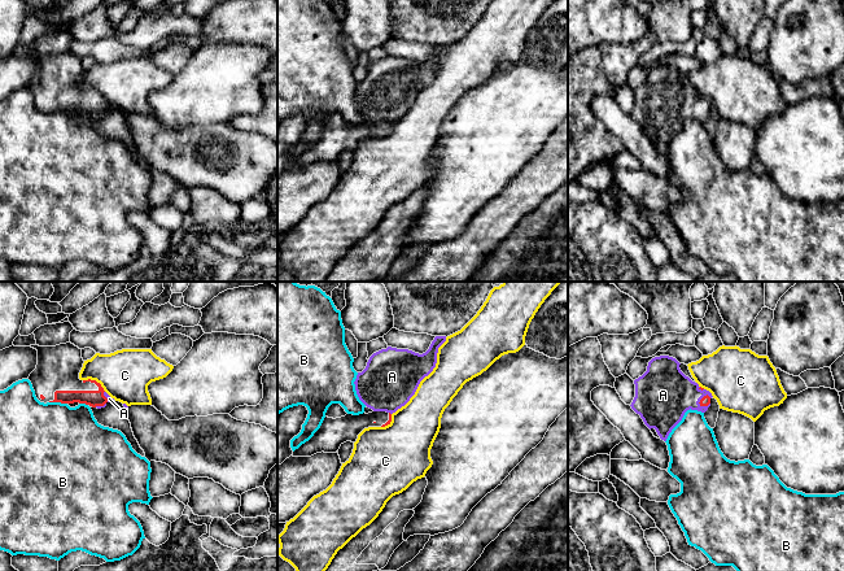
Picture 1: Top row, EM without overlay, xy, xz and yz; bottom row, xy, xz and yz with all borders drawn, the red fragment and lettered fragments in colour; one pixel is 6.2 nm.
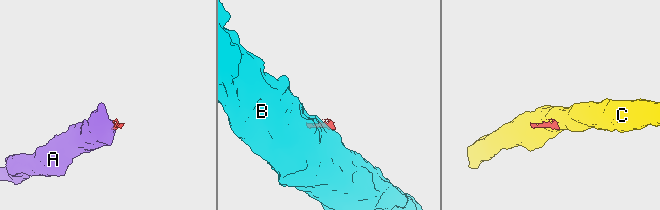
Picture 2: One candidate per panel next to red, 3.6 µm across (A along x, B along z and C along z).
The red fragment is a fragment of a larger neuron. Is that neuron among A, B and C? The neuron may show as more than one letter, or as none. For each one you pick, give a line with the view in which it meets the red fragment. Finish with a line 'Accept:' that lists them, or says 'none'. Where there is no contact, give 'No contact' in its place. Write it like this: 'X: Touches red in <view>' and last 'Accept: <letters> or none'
A: Touches red in yz
Accept: A

